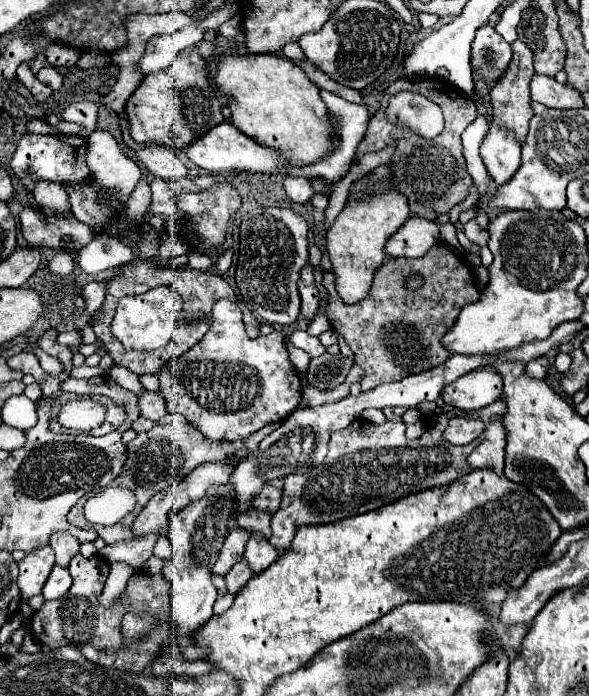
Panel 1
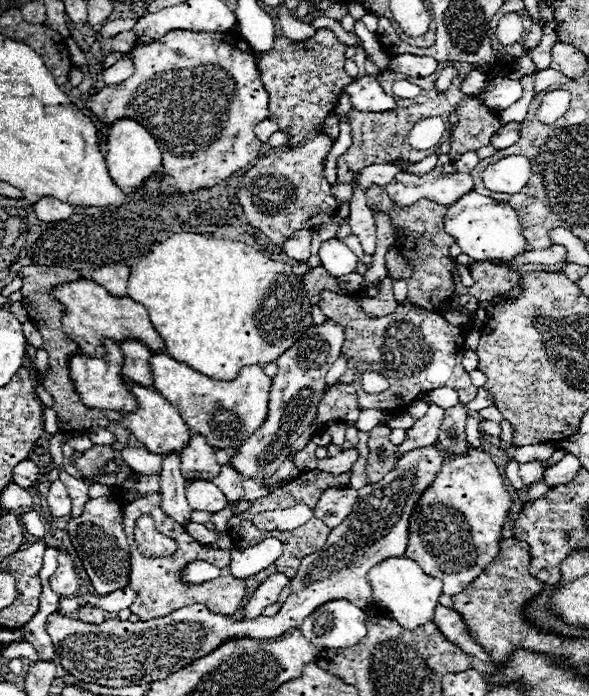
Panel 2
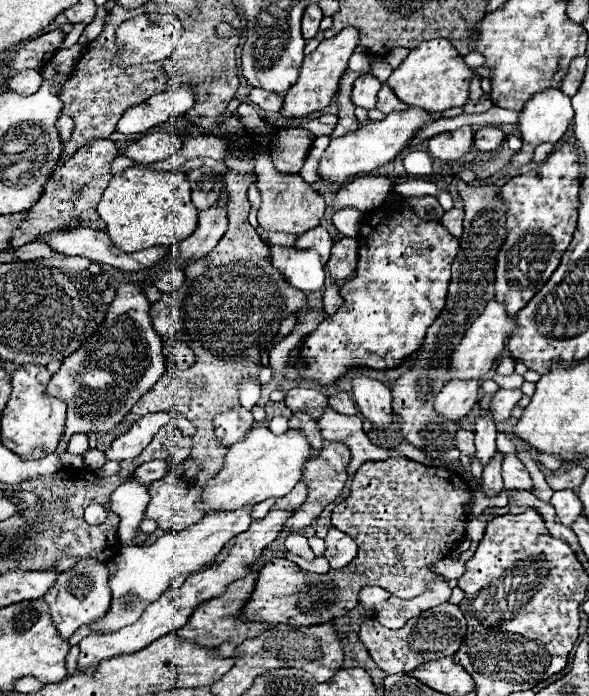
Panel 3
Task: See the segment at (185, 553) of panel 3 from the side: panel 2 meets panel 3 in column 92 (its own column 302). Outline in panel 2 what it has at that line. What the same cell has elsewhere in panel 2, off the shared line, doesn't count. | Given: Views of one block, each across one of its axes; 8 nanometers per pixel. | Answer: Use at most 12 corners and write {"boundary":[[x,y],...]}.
{"boundary":[[330,600],[300,632],[320,650],[350,648],[366,636],[366,612]]}

